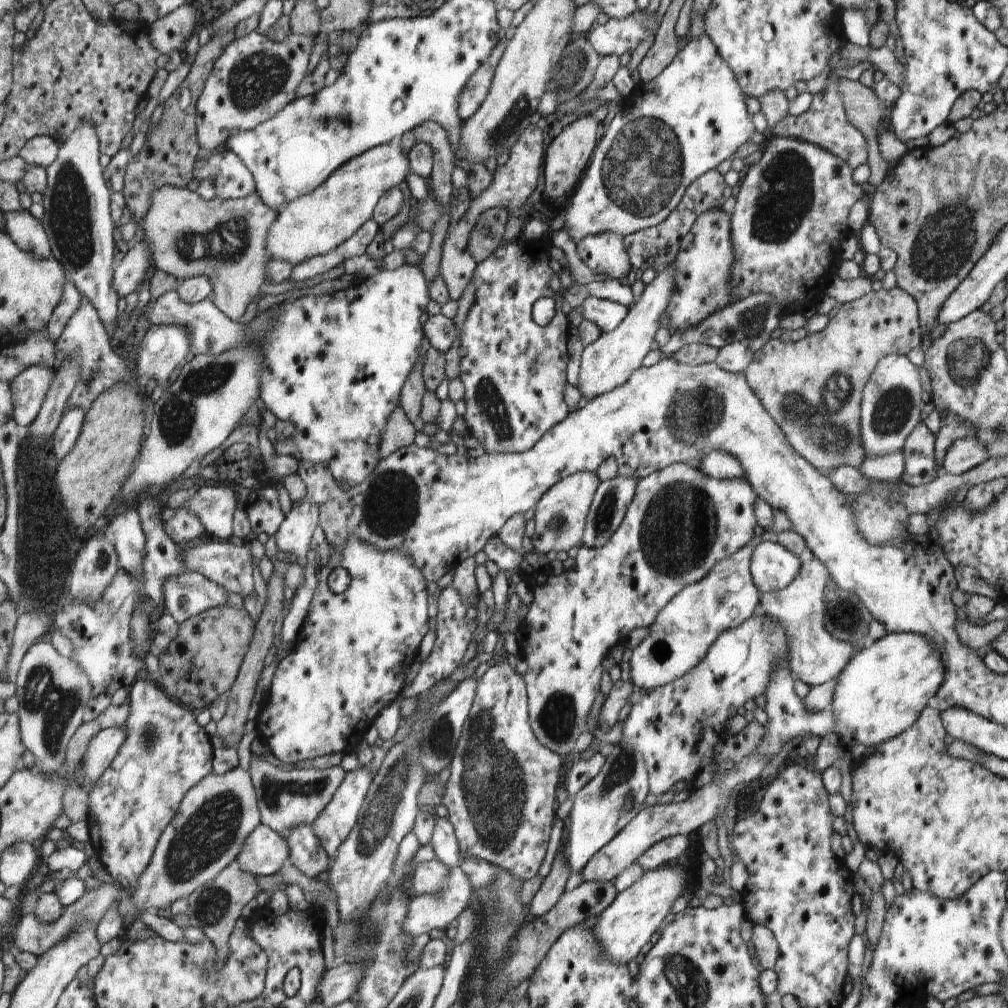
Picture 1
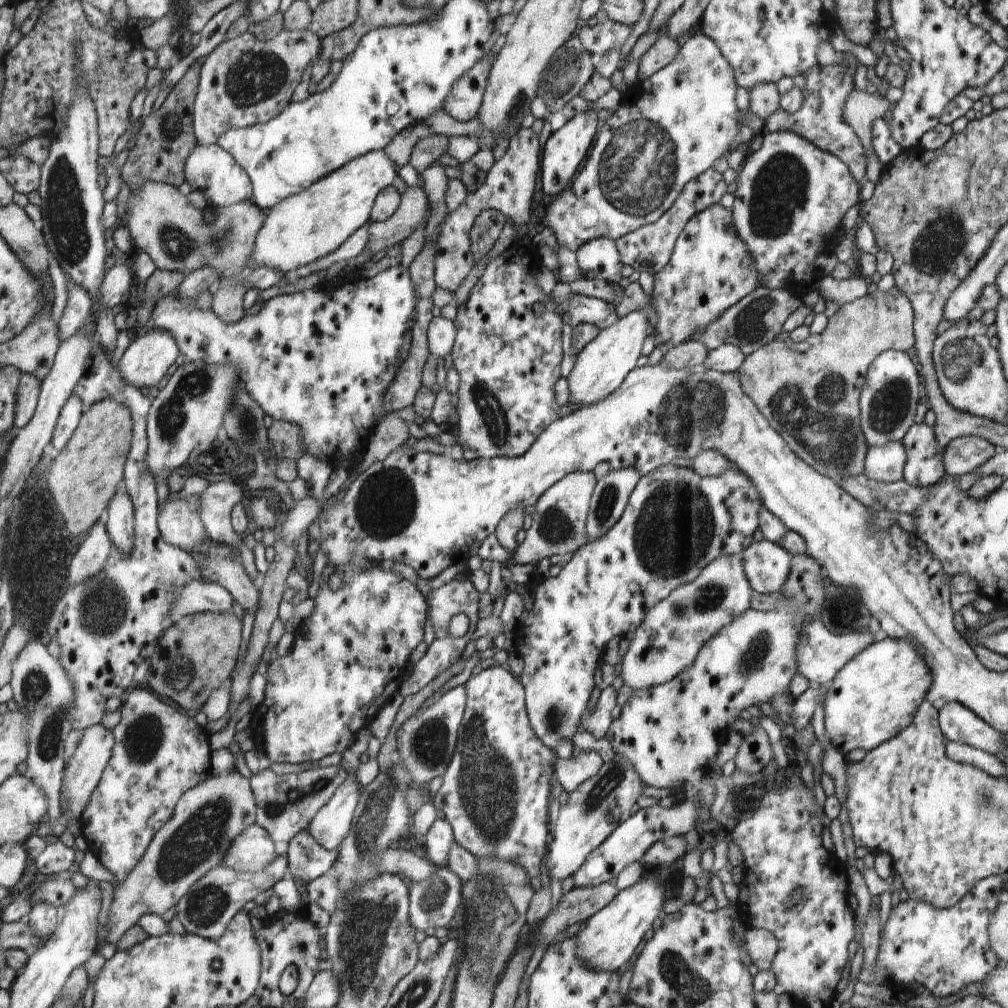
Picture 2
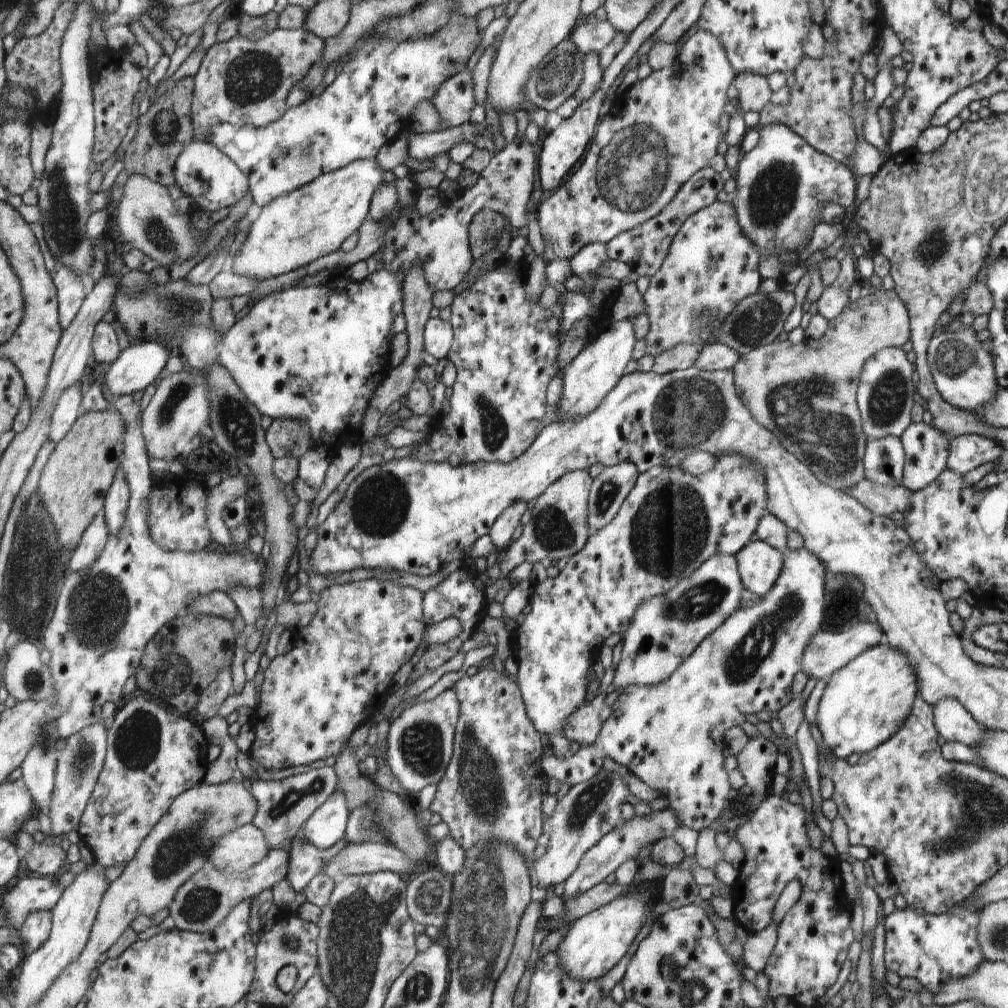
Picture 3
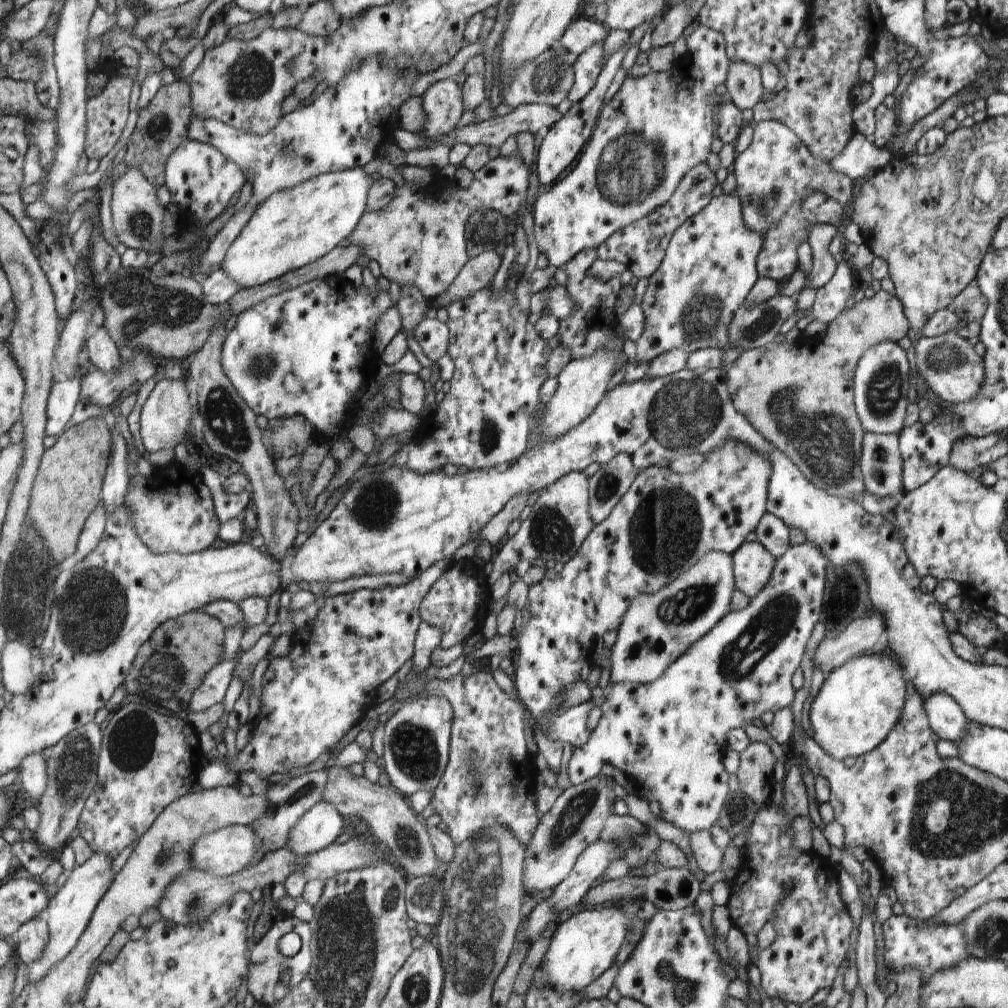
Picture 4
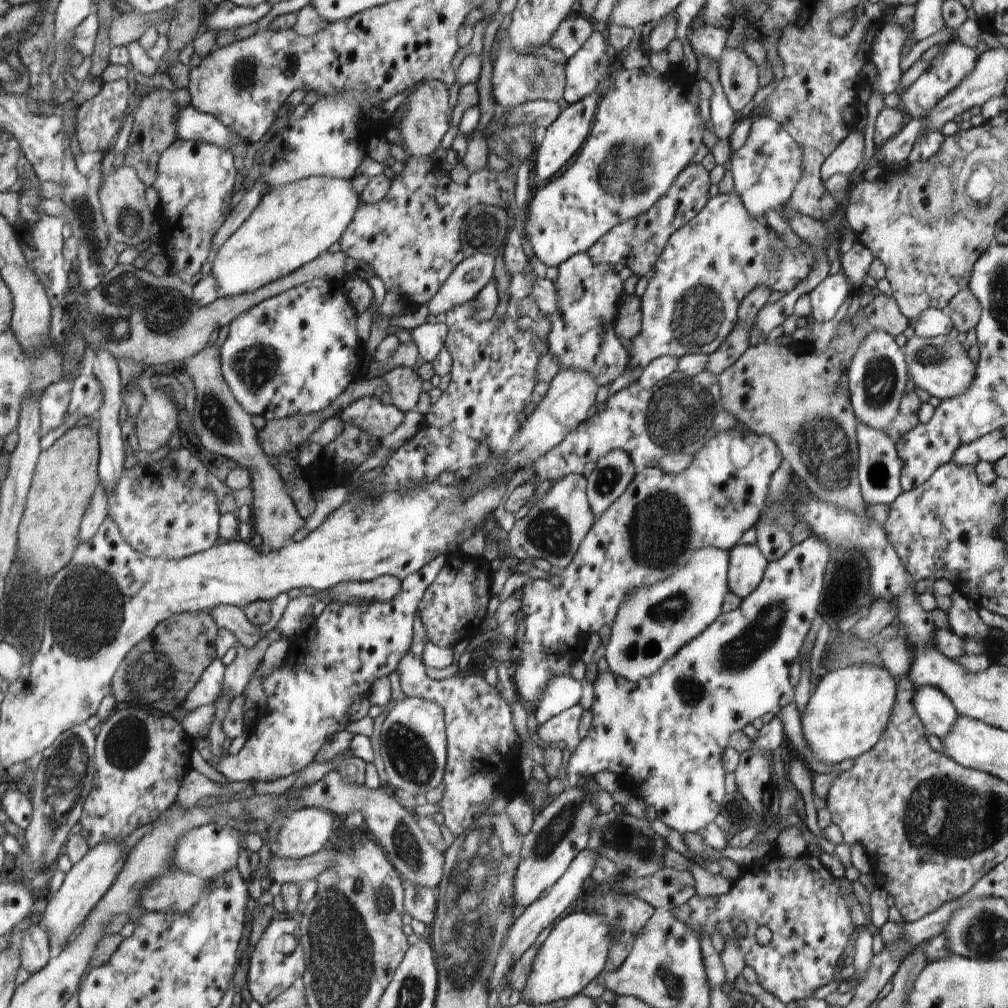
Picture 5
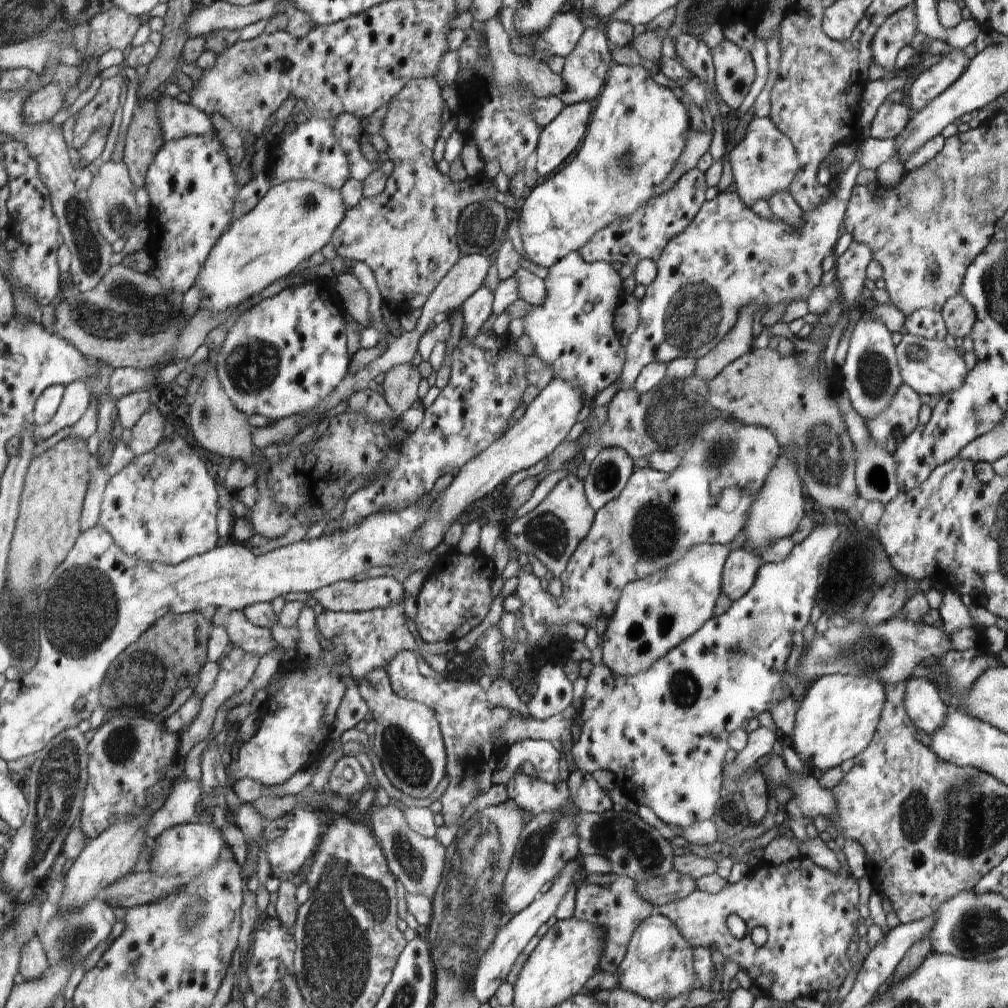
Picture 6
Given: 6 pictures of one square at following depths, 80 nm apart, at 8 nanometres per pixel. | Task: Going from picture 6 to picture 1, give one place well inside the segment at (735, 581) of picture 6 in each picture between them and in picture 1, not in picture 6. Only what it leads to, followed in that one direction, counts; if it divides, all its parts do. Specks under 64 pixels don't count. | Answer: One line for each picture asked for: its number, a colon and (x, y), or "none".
1: (773, 567)
2: (768, 565)
3: (760, 565)
4: (753, 564)
5: (748, 564)

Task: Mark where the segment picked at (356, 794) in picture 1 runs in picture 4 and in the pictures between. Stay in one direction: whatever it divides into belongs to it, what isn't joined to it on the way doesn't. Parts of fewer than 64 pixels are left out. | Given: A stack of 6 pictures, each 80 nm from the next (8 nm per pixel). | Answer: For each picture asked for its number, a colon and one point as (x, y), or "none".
2: (330, 825)
3: (326, 825)
4: (321, 825)

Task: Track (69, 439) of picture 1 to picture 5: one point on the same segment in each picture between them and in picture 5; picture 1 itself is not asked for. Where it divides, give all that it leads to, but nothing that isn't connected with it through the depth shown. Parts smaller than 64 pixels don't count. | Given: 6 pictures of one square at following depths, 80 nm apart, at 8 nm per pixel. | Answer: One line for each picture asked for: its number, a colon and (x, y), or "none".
2: (69, 416)
3: (66, 411)
4: (63, 396)
5: (53, 401)

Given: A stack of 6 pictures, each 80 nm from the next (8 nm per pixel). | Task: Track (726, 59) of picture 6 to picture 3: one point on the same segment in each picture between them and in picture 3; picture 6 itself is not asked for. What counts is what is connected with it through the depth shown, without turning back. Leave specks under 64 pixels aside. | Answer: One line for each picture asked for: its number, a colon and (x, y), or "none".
3: (753, 93)
4: (744, 86)
5: (738, 75)

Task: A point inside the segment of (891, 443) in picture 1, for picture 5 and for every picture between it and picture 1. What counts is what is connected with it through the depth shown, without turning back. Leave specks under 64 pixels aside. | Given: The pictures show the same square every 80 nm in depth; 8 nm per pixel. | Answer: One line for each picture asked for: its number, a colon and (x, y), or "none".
2: (892, 388)
3: (885, 393)
4: (881, 378)
5: (877, 375)

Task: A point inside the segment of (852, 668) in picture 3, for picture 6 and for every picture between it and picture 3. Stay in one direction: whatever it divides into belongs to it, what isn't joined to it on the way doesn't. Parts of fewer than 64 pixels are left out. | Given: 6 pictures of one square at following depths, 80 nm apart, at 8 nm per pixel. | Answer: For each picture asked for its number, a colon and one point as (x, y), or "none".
4: (859, 702)
5: (844, 718)
6: (836, 720)

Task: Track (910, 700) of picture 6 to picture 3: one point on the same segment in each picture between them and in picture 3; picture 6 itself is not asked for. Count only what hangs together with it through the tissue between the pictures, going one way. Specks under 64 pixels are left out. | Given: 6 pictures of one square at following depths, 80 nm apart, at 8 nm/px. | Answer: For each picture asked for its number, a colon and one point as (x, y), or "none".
3: (953, 722)
4: (947, 720)
5: (936, 711)

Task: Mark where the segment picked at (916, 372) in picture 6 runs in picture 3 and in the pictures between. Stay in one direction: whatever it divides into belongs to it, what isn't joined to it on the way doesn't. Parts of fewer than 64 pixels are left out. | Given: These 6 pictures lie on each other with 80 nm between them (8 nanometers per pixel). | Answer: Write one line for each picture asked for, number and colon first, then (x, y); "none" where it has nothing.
3: (962, 371)
4: (952, 369)
5: (939, 365)

